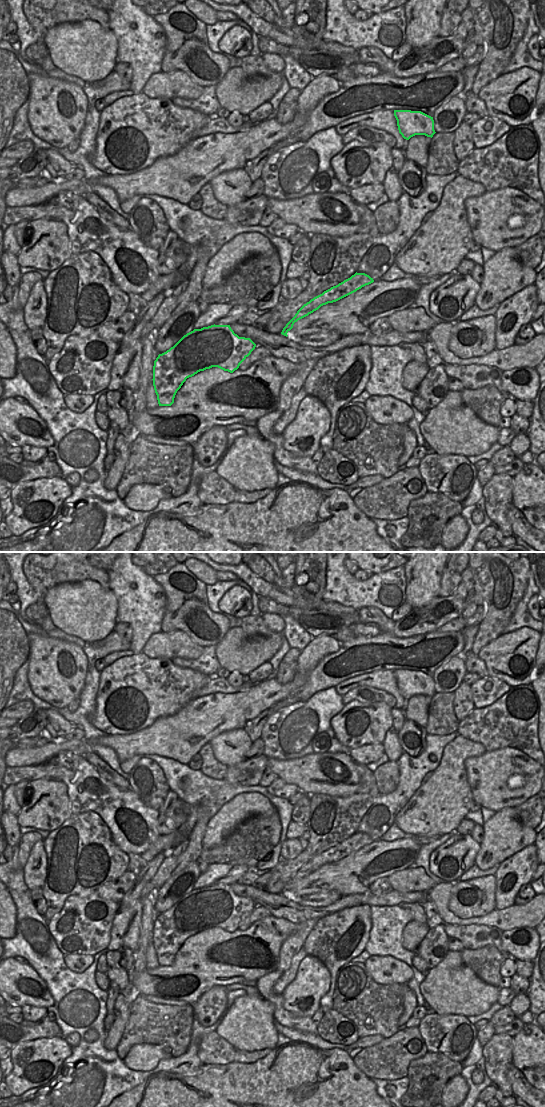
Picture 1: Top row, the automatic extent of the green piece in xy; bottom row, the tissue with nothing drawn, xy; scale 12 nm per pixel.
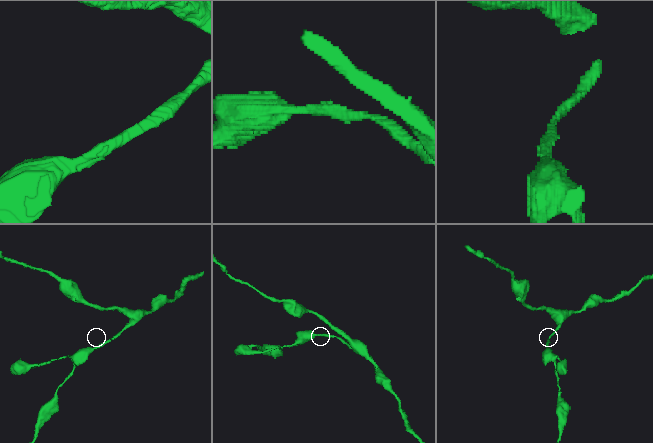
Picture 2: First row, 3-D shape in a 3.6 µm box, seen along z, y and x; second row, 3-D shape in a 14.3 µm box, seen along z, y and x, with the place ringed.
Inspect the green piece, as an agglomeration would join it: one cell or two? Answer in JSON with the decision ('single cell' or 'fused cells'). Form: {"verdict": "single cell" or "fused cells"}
{"verdict": "single cell"}

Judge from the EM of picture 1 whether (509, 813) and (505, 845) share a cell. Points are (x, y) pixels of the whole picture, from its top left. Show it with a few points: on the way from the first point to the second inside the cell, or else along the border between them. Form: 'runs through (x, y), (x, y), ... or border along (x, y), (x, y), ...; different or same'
runs through (506, 821), (505, 837); same

